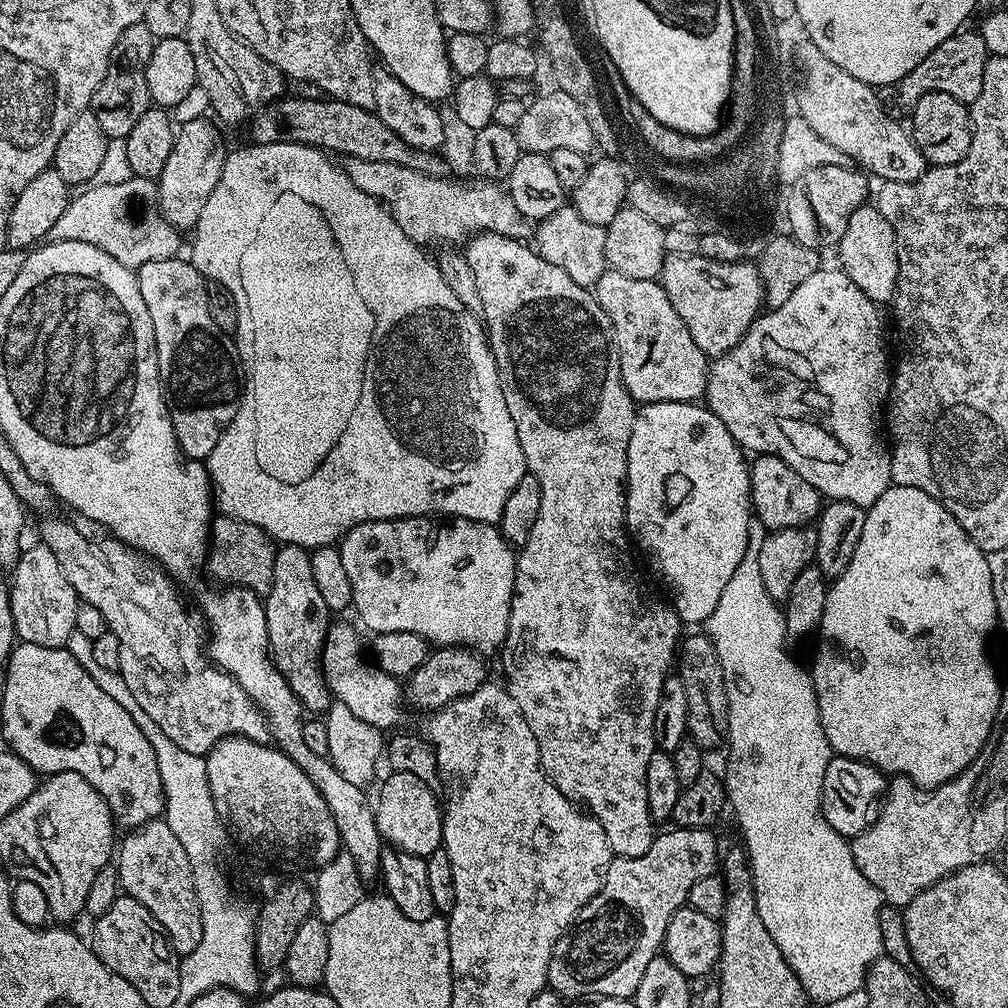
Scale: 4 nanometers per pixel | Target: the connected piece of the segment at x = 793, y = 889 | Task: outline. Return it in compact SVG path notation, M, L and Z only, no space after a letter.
M753 522L748 527L748 545L746 554L742 554L742 562L738 562L738 570L730 577L730 582L726 582L726 590L722 590L722 598L718 598L718 606L714 606L714 612L710 614L706 621L706 634L710 642L714 642L714 650L718 654L720 663L720 676L722 684L724 680L724 696L728 699L728 728L726 724L726 740L729 748L728 769L722 772L724 790L726 793L726 804L736 815L736 820L740 823L740 828L744 831L743 847L746 849L748 863L752 869L752 885L756 895L756 905L758 914L762 917L762 926L770 930L770 938L774 938L774 946L782 950L782 958L794 970L798 982L802 982L805 994L809 1001L820 1004L836 1004L839 1000L844 1000L847 996L852 996L857 991L863 989L864 982L868 978L868 968L884 955L882 946L882 930L880 929L880 910L882 907L882 897L873 884L868 881L858 870L858 866L852 857L851 843L838 830L826 822L824 813L820 810L820 799L822 798L822 778L826 778L826 766L832 761L834 755L832 747L828 745L826 734L822 730L822 722L818 714L818 702L816 701L816 691L812 685L812 673L807 667L804 668L788 653L786 637L784 635L784 614L781 605L766 590L762 582L762 574L758 567L758 550L762 550L762 542L766 535L763 524Z

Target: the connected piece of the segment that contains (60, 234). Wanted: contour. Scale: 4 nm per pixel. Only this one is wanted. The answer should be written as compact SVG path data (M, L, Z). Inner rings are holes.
M133 176L118 186L88 186L69 199L66 210L48 232L47 239L90 242L110 254L122 266L138 269L146 262L162 262L173 259L180 248L181 233L161 216L156 203L156 184L153 181Z

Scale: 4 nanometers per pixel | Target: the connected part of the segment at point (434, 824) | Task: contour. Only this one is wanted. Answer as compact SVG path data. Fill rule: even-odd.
M392 772L384 780L380 793L374 796L376 825L381 841L415 856L427 857L444 843L442 804L436 801L433 785L414 774Z

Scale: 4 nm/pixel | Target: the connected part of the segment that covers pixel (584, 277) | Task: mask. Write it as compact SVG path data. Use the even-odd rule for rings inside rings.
M571 206L559 208L554 214L550 214L544 220L539 221L534 228L536 241L534 247L550 266L558 266L578 282L578 286L591 289L598 282L598 278L604 271L608 259L606 258L606 238L604 228L594 222L586 222L582 214Z

